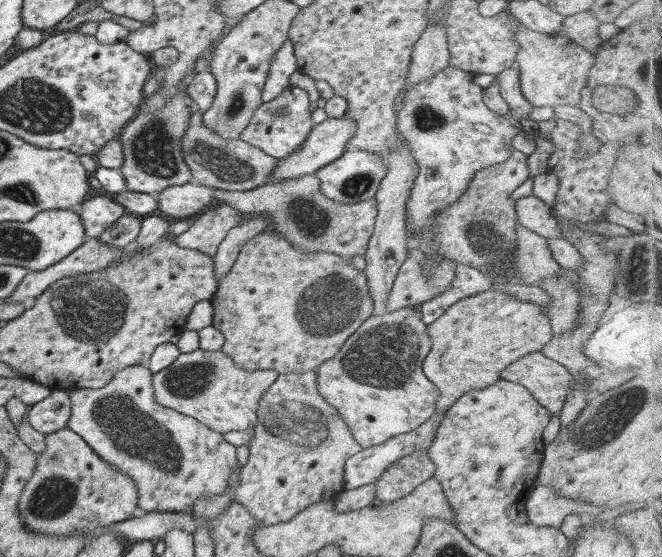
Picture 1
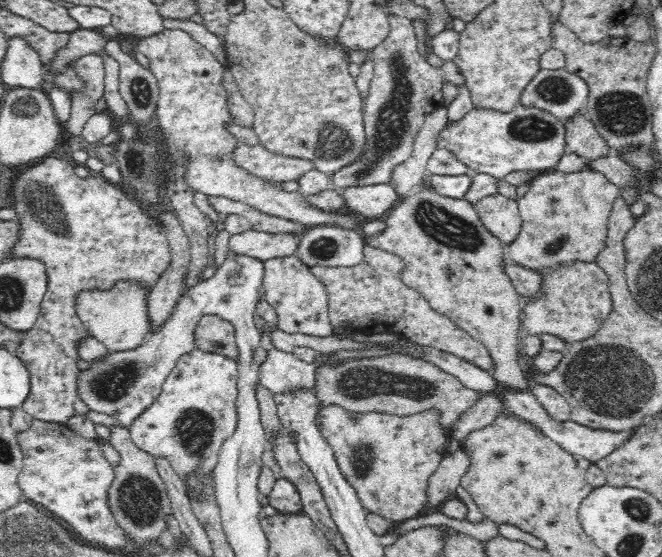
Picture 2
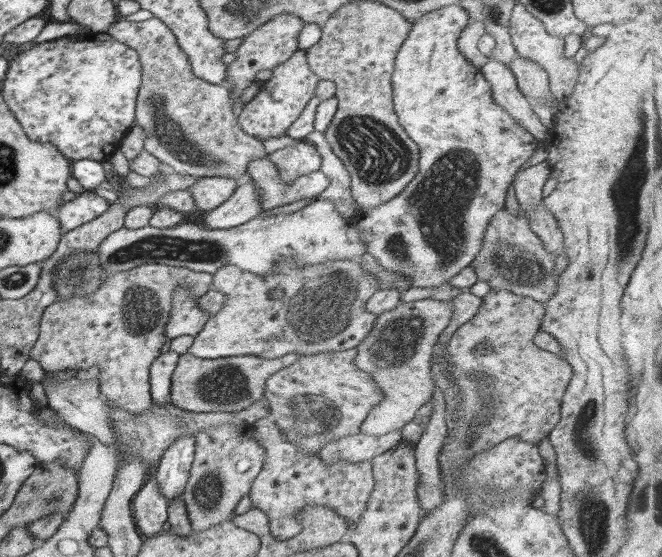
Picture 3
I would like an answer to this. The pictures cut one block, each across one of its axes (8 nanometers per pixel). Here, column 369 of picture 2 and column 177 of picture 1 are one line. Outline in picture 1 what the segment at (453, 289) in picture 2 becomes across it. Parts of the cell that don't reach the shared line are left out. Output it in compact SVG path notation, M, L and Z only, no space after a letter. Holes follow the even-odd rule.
M215 202L194 215L187 230L171 240L183 249L193 249L212 257L227 231L243 221L245 216L228 204Z

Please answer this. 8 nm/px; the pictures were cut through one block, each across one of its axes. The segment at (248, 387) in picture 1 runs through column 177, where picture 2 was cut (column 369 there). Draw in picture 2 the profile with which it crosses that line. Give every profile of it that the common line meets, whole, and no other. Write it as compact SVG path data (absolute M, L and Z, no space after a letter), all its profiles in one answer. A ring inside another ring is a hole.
M400 353L340 361L326 358L315 368L313 391L320 407L339 406L352 413L378 412L412 417L436 411L440 417L440 429L443 430L449 430L482 395L462 384L456 375L448 374L442 367Z

